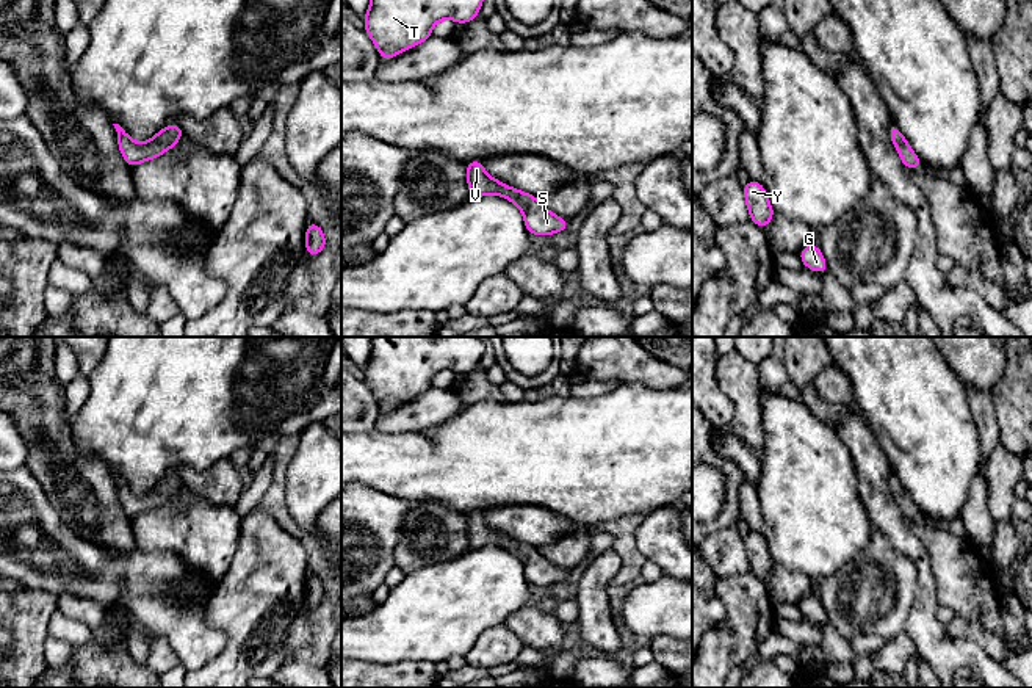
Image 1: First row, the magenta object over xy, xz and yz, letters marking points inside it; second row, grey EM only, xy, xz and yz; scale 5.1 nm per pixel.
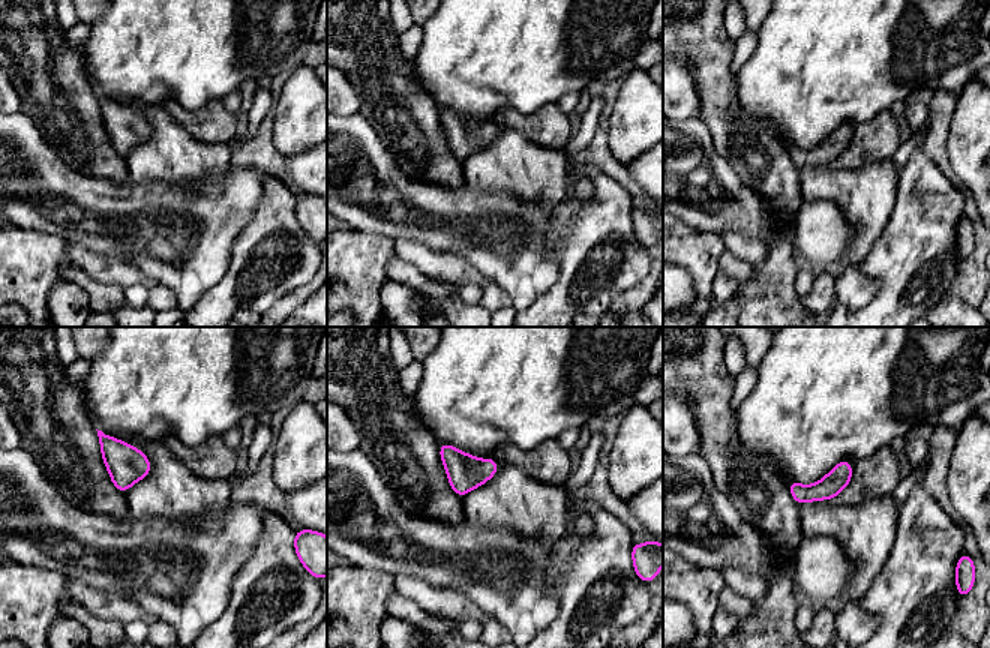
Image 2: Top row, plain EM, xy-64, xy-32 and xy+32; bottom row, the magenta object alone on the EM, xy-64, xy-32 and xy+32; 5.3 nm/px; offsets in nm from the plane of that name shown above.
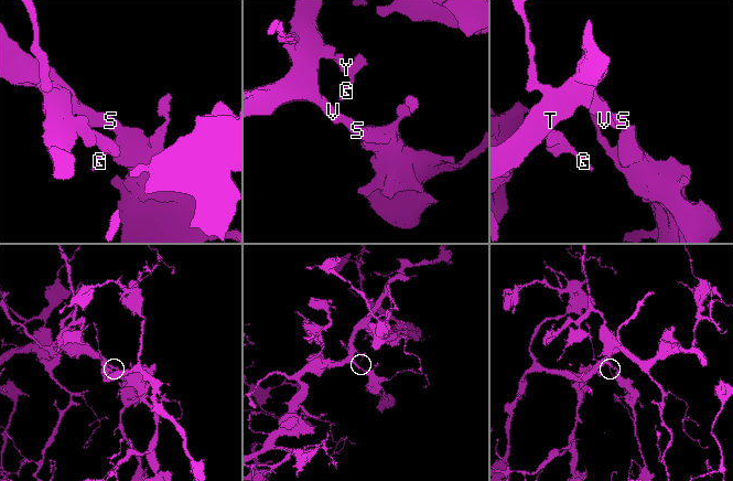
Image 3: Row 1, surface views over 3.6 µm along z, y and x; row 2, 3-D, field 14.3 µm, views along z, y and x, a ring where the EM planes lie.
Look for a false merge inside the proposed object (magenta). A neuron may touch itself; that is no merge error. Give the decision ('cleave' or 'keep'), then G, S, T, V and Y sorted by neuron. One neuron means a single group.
keep; G S T V Y

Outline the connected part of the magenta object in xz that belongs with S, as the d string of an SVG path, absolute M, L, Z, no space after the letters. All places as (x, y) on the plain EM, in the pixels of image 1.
M473 511L465 514L465 517L468 525L467 533L468 533L470 549L478 550L485 545L496 545L509 550L521 561L528 585L554 586L556 583L567 581L568 570L551 564L539 553L536 547L515 541L496 530L492 530L484 522L482 512Z

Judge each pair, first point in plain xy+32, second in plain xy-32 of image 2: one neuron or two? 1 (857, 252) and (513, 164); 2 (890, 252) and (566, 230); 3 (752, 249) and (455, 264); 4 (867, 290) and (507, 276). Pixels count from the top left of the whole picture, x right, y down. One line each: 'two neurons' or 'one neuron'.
1: one neuron
2: one neuron
3: one neuron
4: one neuron

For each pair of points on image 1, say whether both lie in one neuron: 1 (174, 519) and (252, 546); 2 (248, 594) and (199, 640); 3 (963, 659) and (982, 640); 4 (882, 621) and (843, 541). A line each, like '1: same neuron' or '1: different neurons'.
1: different neurons
2: different neurons
3: different neurons
4: different neurons

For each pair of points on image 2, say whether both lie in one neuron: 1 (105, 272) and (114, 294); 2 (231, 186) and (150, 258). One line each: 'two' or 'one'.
1: two
2: one

